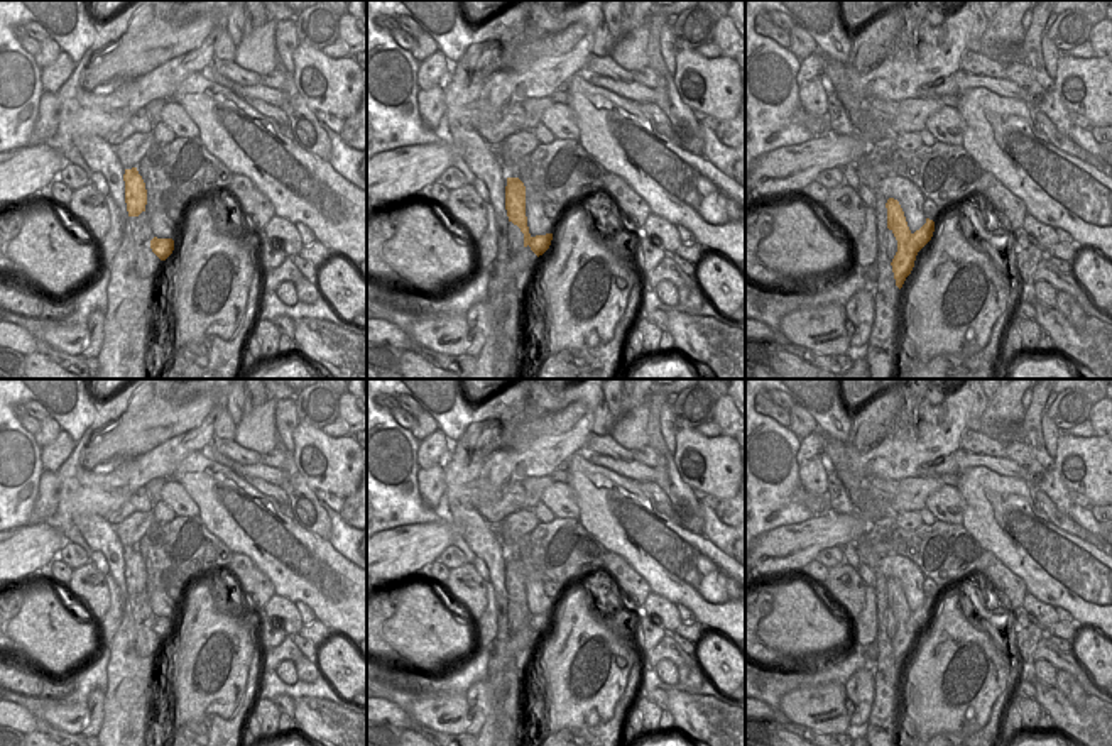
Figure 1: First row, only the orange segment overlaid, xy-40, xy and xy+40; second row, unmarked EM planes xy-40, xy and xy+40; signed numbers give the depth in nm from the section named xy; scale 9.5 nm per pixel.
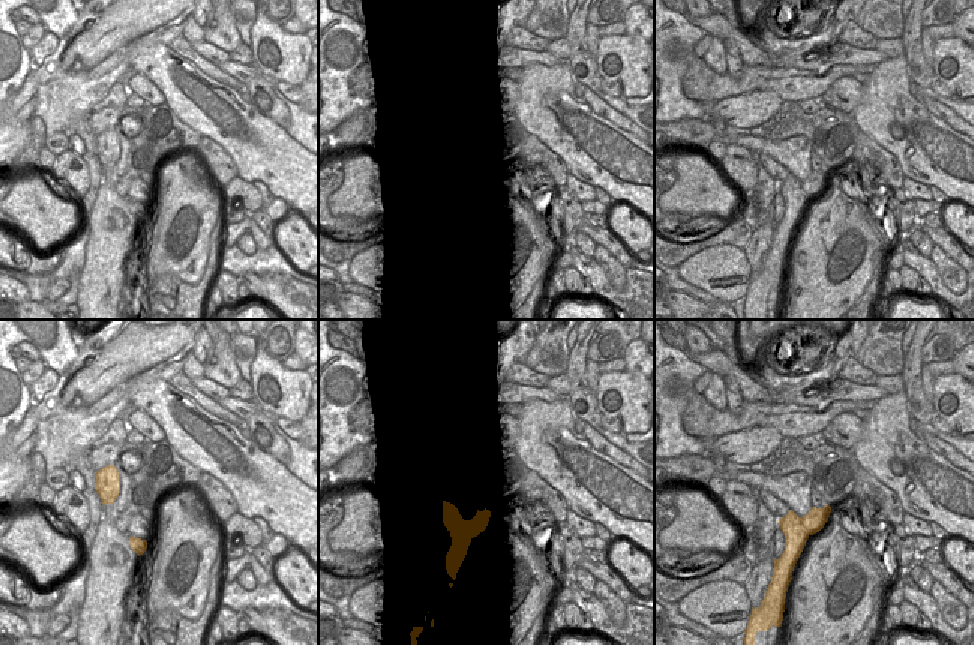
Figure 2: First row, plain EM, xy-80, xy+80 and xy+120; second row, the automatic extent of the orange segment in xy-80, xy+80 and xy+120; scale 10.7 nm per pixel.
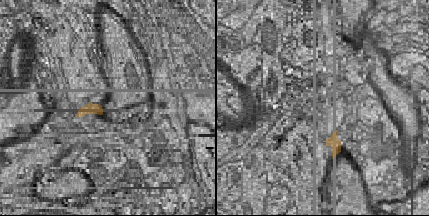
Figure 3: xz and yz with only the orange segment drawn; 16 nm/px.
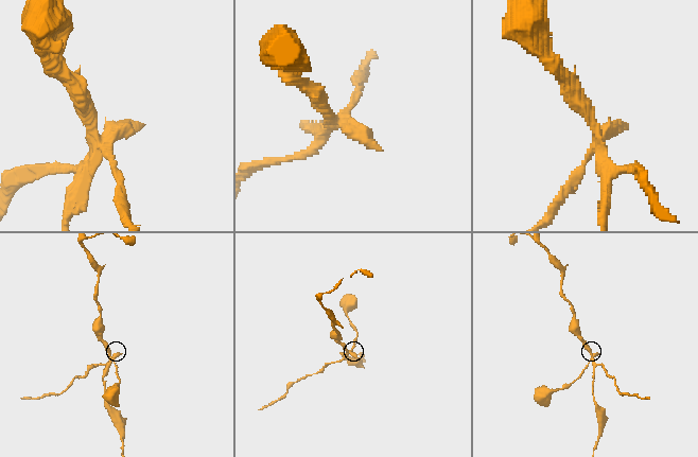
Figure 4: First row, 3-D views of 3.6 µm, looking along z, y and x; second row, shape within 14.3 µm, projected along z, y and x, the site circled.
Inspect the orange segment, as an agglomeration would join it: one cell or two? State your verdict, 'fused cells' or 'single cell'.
fused cells

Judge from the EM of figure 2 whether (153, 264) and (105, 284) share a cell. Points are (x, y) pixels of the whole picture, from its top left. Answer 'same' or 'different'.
different

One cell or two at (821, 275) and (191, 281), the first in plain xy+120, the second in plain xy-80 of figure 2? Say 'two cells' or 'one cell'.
one cell

